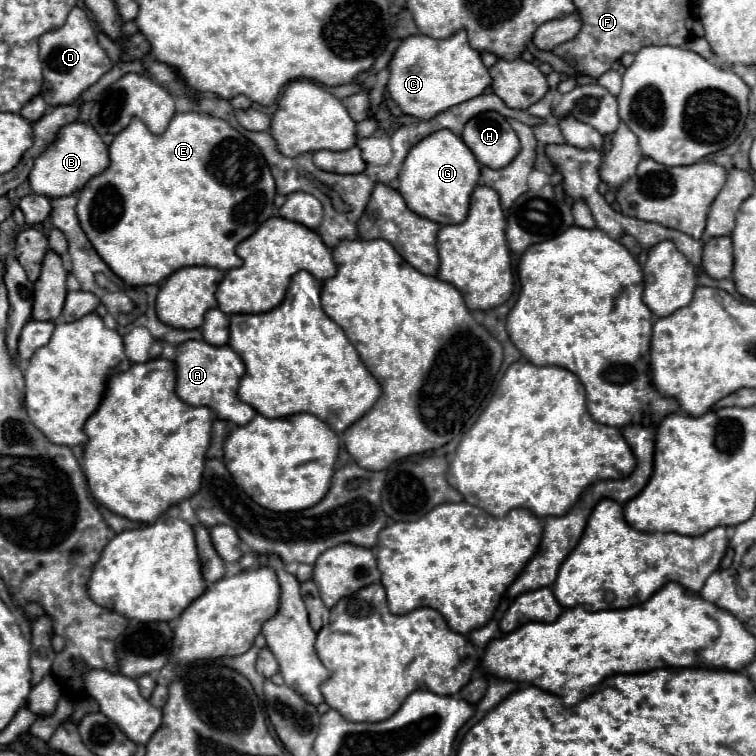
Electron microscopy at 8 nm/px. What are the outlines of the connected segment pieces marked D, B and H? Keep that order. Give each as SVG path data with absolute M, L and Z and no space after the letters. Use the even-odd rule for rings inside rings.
M73 8L61 28L45 32L39 38L39 56L43 64L43 98L49 106L69 104L111 70L111 60L97 42L97 30L83 8Z
M71 122L57 132L55 142L35 160L29 174L29 186L35 194L47 196L47 198L69 196L81 190L91 176L97 176L107 166L109 166L107 146L103 144L95 128L91 128L91 124L85 124L85 122Z
M483 112L471 118L461 138L477 162L487 168L505 168L519 154L519 138L499 112Z

